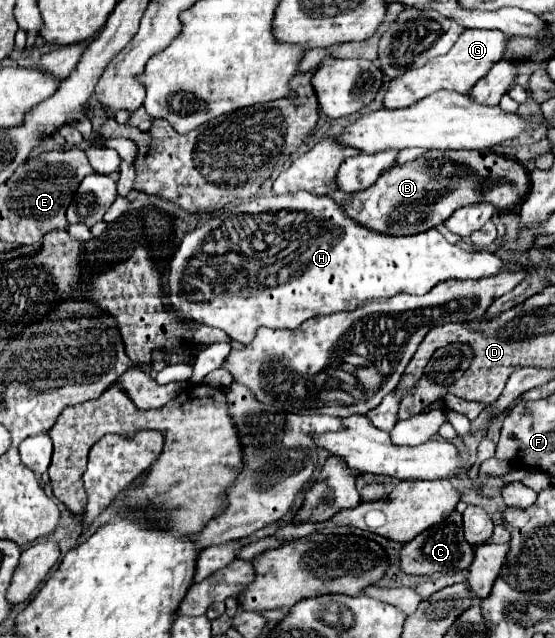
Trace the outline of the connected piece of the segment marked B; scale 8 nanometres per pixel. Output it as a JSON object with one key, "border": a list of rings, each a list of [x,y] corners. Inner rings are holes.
{"border":[[[427,151],[425,157],[415,159],[415,163],[405,165],[393,165],[389,171],[385,171],[377,183],[367,187],[365,191],[353,193],[341,207],[345,209],[347,217],[353,217],[359,225],[365,225],[367,229],[373,229],[377,233],[385,235],[417,235],[421,231],[433,229],[447,221],[447,217],[459,209],[473,203],[493,203],[499,211],[513,209],[521,203],[521,199],[529,193],[529,175],[513,159],[507,159],[503,155],[491,153],[491,151]]]}

